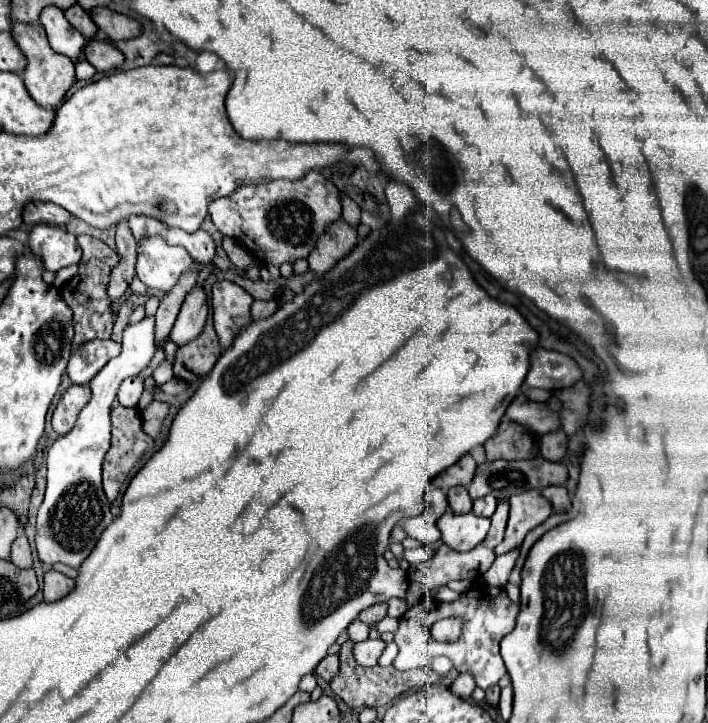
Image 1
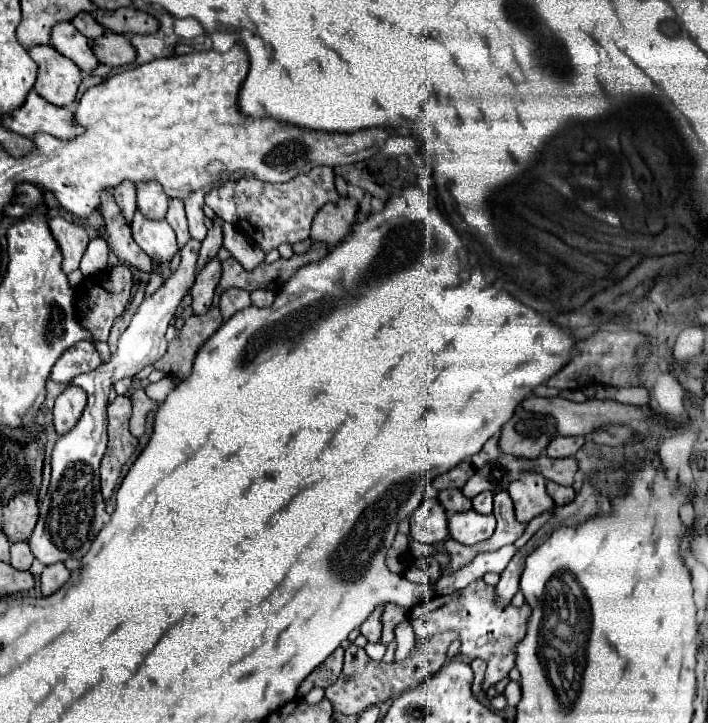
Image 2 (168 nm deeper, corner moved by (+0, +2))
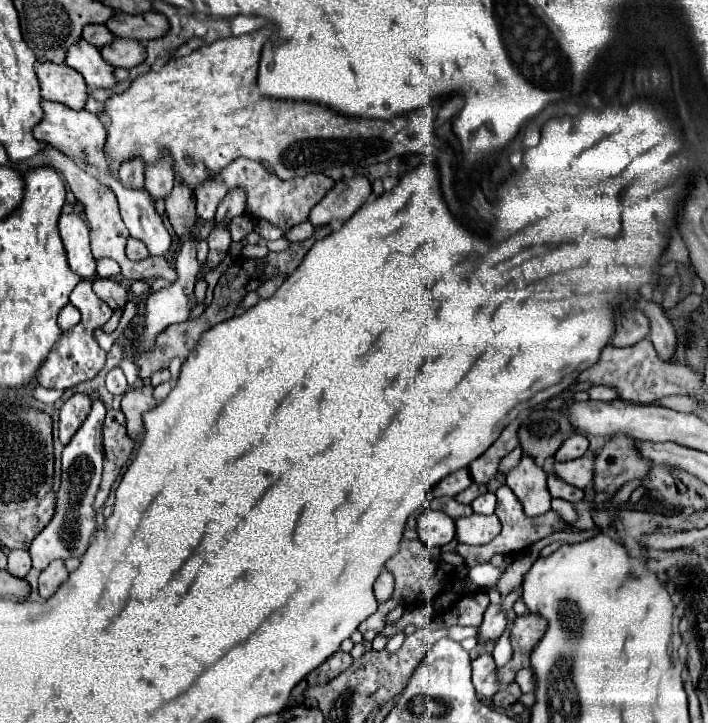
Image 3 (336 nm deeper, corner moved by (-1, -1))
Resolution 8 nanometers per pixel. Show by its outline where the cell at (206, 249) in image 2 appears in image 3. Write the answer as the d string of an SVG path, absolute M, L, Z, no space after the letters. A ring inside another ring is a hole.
M236 187L218 205L218 213L216 213L214 221L216 223L230 223L236 215L242 215L244 209L246 209L246 191Z

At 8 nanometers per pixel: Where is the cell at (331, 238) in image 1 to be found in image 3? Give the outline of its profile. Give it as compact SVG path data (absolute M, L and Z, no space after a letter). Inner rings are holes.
M364 175L342 179L324 195L320 203L314 205L308 221L314 227L328 225L334 219L346 221L360 209L360 205L370 197L370 193L372 193L370 181Z

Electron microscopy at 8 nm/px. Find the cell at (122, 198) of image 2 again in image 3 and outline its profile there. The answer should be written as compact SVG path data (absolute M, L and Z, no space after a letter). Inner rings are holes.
M134 157L134 159L128 159L120 165L120 179L126 183L126 185L132 185L132 187L142 187L144 185L144 161Z

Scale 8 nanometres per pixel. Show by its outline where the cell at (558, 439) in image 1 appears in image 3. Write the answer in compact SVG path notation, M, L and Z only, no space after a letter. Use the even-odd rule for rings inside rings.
M570 435L570 437L564 441L562 449L556 451L554 459L556 459L556 461L572 461L572 459L582 457L586 451L588 451L588 439L582 437L582 435Z

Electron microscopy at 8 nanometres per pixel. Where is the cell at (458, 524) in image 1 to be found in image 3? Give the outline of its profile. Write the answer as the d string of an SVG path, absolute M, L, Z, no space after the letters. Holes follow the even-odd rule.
M496 515L460 517L456 521L456 539L466 545L486 545L500 533L500 519Z

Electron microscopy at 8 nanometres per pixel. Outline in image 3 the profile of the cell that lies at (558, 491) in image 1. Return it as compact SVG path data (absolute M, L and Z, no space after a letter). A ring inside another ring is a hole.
M548 475L548 489L550 489L550 495L552 497L560 497L560 499L566 499L566 501L572 501L572 503L578 503L584 499L584 491L574 487L574 485L568 485L566 481L562 481L560 477L556 475Z

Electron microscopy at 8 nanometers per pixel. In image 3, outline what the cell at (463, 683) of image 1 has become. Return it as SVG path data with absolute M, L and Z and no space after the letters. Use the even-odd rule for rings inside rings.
M484 653L472 661L472 683L474 683L476 693L484 699L492 699L500 691L496 665L490 653Z

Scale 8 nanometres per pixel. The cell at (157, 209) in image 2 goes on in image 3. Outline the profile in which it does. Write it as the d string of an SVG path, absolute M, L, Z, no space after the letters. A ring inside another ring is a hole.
M168 151L162 153L162 157L156 163L150 163L146 167L146 189L148 193L158 199L158 197L168 197L174 185L174 163Z

